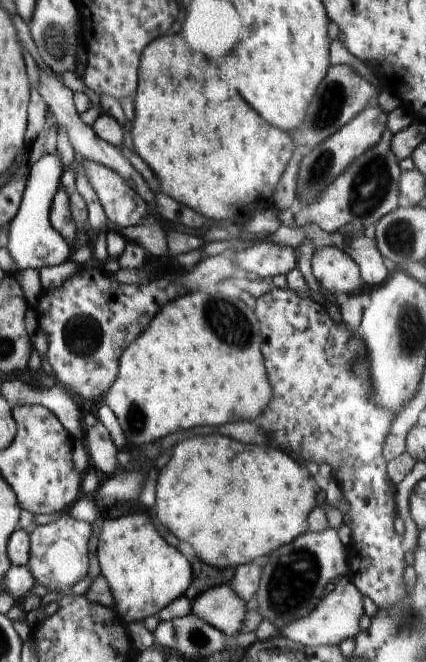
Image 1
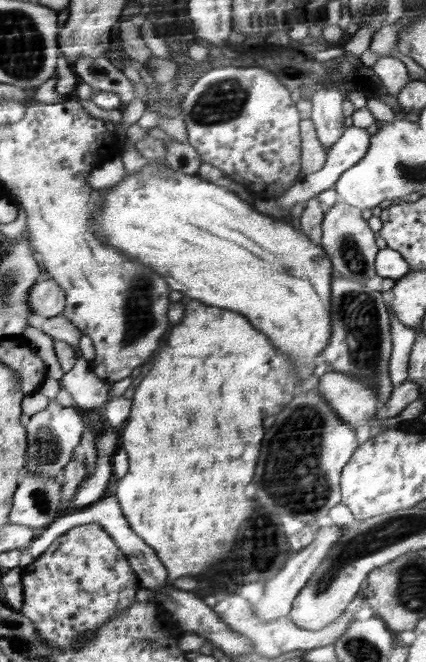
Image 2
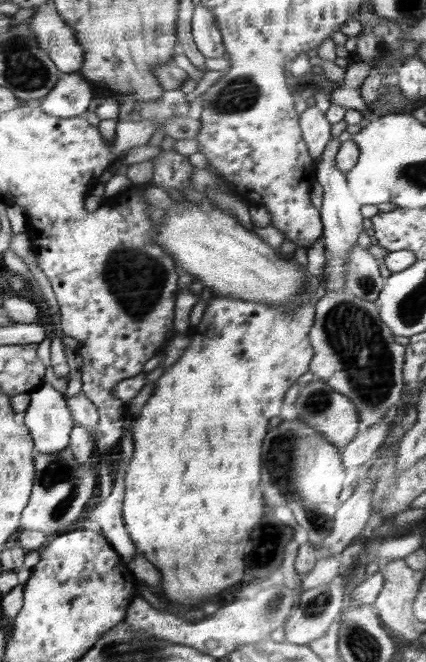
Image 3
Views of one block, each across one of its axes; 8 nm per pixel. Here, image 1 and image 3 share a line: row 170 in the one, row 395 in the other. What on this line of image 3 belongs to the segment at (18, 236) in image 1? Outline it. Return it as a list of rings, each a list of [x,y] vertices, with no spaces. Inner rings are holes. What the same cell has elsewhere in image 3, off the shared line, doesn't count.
[[[44,383],[31,390],[30,404],[24,411],[26,424],[35,437],[35,452],[62,452],[69,446],[69,436],[74,420],[65,395]]]

